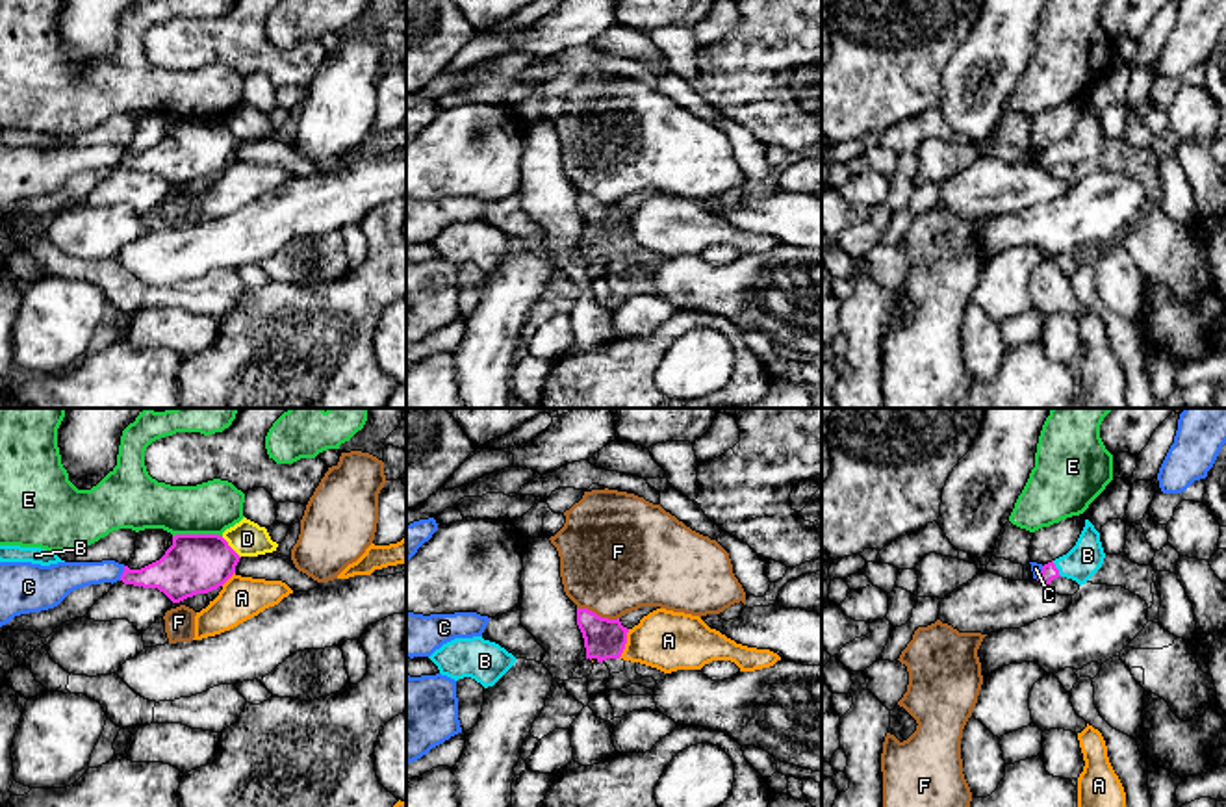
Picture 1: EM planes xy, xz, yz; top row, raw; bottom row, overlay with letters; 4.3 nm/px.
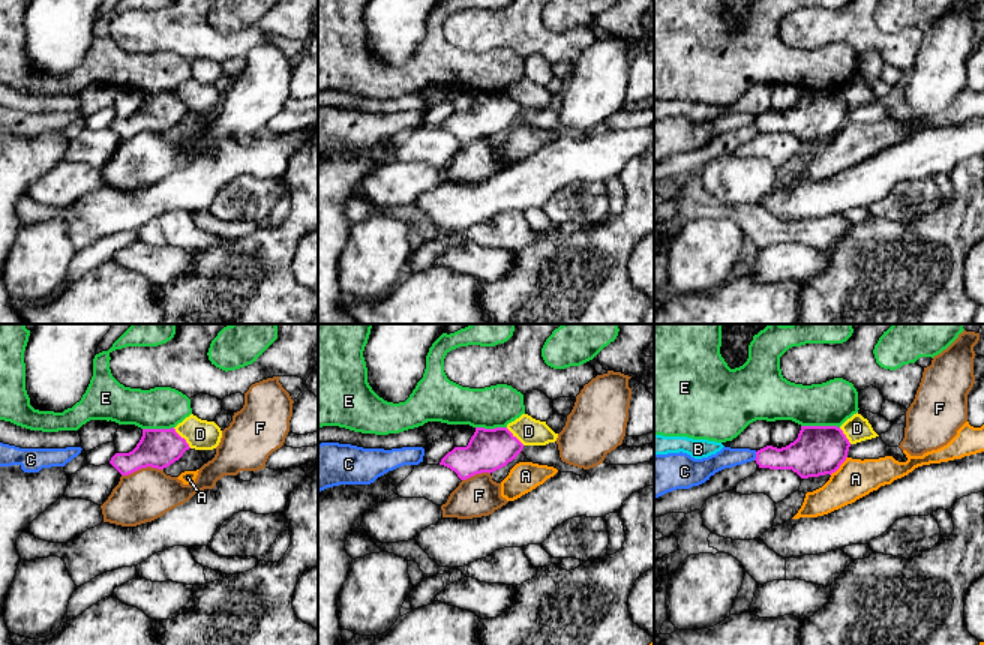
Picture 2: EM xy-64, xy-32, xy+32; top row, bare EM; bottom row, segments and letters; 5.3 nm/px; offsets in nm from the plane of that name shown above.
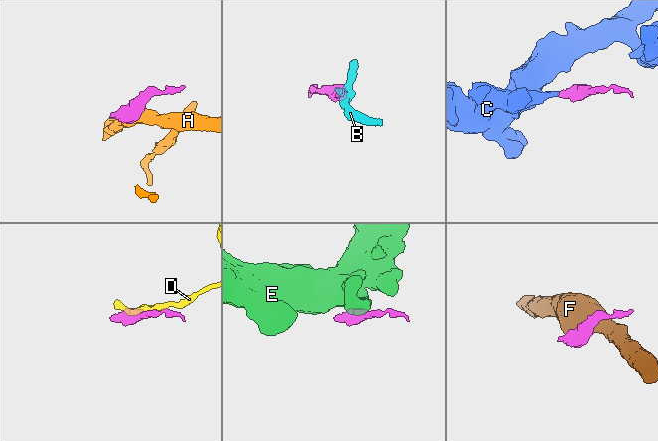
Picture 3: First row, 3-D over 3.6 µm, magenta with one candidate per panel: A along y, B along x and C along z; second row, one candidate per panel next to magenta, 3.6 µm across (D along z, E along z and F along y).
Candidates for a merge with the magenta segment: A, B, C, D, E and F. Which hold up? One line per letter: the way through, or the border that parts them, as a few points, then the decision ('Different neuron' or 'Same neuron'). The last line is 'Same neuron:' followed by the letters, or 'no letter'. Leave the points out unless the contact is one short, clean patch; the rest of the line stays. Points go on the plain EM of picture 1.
A: Boundary: xz (629, 214), (625, 232), (618, 242). Different neuron
B: Path across: yz (1050, 156), (1056, 153), (1078, 149), (1087, 140). Same neuron
C: Boundary: xy (125, 151), (119, 164). Different neuron
D: Different neuron
E: Boundary: xy (221, 119), (173, 121). Different neuron
F: Different neuron
Same neuron: B

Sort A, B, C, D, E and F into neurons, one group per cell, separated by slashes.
A / B / C / D / E / F

